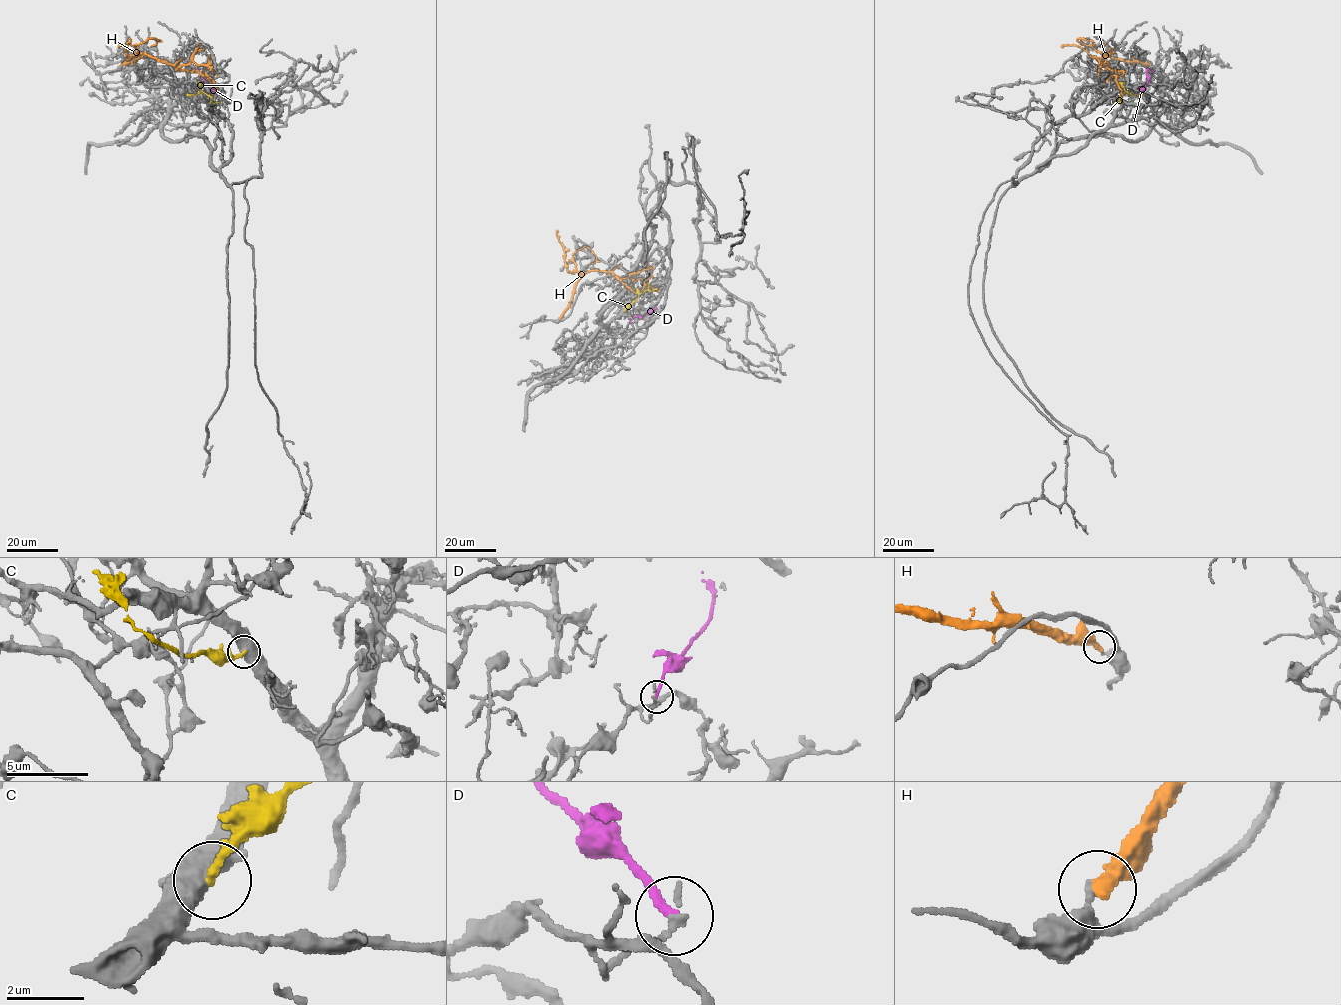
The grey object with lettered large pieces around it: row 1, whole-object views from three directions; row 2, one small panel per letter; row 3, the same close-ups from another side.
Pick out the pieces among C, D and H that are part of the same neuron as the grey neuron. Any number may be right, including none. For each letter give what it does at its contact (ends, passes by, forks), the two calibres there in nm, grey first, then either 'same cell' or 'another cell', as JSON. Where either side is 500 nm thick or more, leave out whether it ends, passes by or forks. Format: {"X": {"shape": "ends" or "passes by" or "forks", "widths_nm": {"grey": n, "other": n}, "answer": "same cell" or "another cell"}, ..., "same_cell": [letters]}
{"C": {"widths_nm": {"grey": 750, "other": 240}, "answer": "another cell"}, "D": {"shape": "ends", "widths_nm": {"grey": 190, "other": 220}, "answer": "another cell"}, "H": {"shape": "ends", "widths_nm": {"grey": 220, "other": 460}, "answer": "another cell"}, "same_cell": []}

